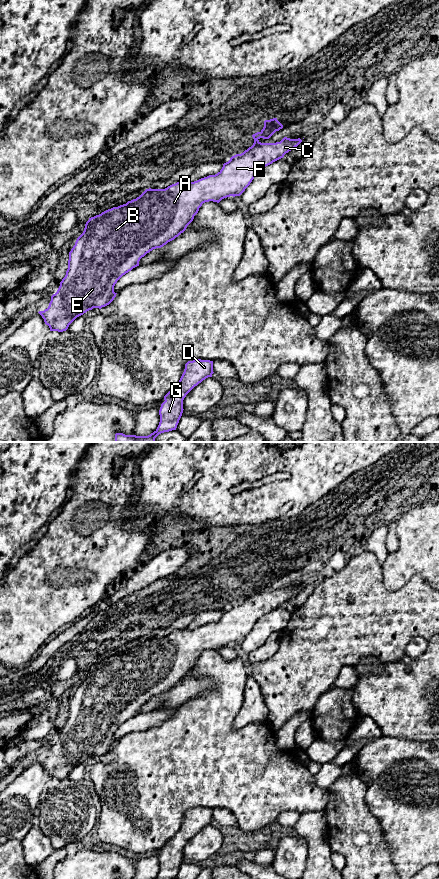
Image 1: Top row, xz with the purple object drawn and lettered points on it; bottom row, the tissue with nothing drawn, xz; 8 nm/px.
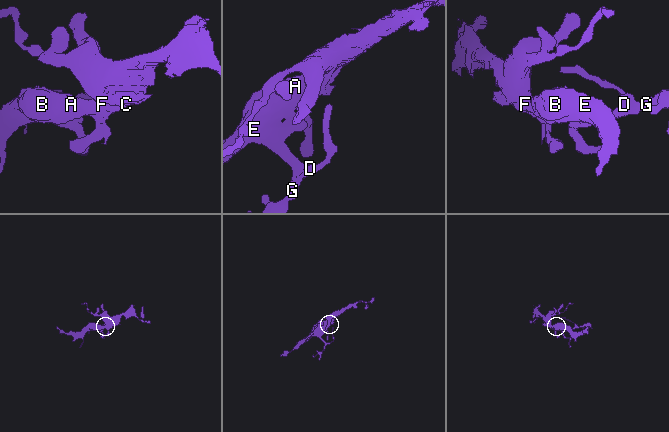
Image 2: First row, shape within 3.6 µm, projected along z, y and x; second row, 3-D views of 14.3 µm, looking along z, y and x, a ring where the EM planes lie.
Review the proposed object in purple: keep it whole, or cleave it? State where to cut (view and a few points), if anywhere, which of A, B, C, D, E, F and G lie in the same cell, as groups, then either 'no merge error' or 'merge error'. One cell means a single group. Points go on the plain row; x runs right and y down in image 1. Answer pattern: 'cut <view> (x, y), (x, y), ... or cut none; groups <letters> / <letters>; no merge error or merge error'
cut none; groups A B C D E F G; no merge error

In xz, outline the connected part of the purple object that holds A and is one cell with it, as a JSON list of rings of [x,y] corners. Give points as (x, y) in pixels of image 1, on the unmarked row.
[[[277,566],[265,568],[263,577],[252,583],[253,593],[243,601],[232,604],[228,610],[223,612],[222,617],[217,622],[209,623],[194,630],[188,630],[187,628],[177,630],[165,637],[146,637],[136,647],[89,666],[83,681],[77,686],[75,693],[69,700],[68,717],[65,725],[60,730],[57,740],[51,744],[48,756],[38,760],[44,767],[45,772],[49,774],[50,779],[66,779],[77,765],[93,756],[101,757],[109,753],[116,745],[117,741],[114,740],[114,734],[117,729],[133,716],[139,714],[140,707],[147,701],[153,697],[163,695],[183,681],[193,669],[203,651],[209,649],[219,651],[224,646],[240,644],[260,618],[283,606],[286,601],[302,590],[300,586],[290,587],[287,585],[276,591],[261,591],[259,589],[260,586],[269,587],[282,576],[283,573]]]

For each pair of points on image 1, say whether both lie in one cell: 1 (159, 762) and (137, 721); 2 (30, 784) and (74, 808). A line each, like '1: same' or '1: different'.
1: different
2: same

